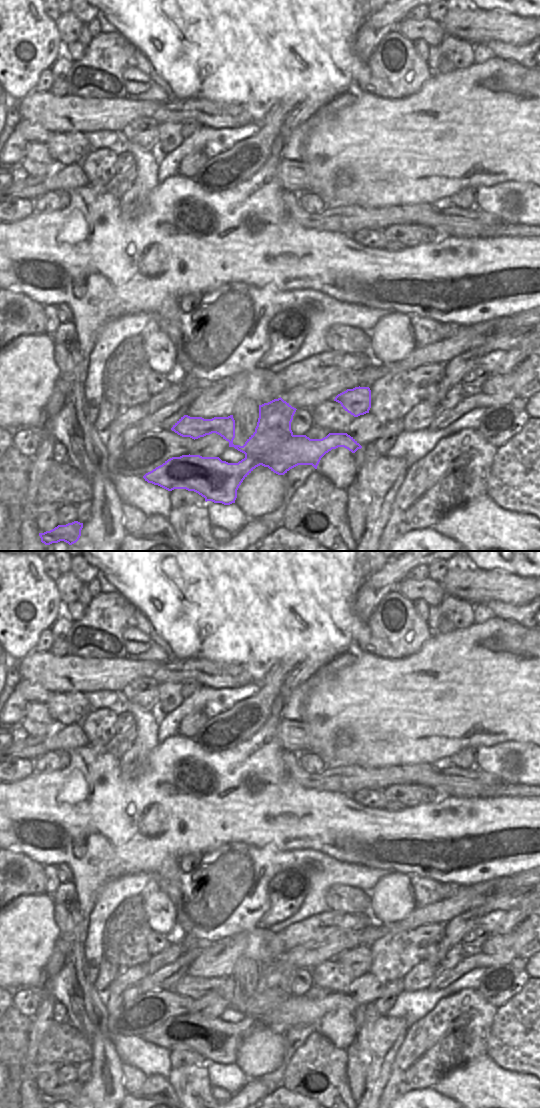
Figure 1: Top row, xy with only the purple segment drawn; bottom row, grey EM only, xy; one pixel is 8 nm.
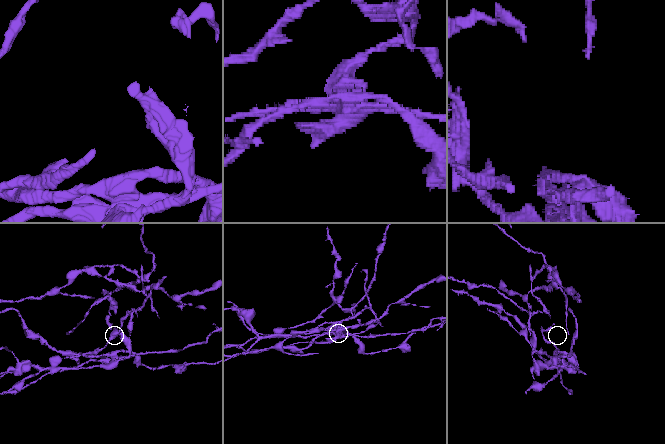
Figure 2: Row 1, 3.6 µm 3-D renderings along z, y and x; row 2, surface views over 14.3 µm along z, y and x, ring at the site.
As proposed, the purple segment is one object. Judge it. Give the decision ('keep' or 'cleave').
cleave

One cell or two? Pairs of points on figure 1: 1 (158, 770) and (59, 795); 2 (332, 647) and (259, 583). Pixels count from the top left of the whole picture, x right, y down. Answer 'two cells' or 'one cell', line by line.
1: one cell
2: one cell

